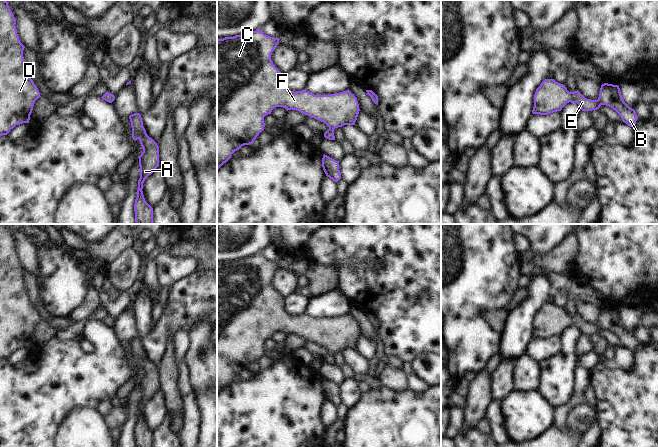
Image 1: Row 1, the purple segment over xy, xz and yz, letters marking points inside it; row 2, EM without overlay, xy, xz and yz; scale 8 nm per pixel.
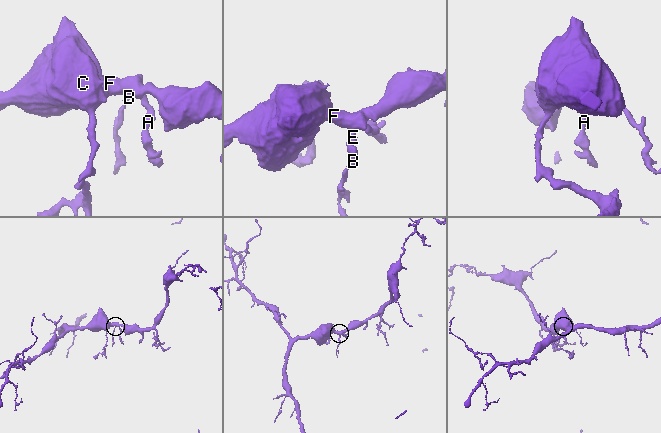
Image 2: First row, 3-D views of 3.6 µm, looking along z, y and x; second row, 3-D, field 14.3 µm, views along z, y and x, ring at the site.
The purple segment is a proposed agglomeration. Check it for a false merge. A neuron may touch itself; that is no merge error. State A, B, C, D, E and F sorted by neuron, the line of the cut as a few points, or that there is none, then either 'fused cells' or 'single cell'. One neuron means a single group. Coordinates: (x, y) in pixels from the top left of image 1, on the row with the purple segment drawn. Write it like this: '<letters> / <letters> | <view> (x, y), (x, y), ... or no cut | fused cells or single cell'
A B C D E F | no cut | single cell

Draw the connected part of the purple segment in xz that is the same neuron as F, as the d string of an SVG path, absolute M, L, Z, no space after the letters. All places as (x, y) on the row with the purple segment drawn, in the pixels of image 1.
M260 29L246 35L217 39L217 169L242 146L253 144L259 133L264 130L264 117L271 114L276 107L283 107L287 111L296 110L324 122L329 127L324 137L329 140L335 140L335 128L355 125L360 109L357 98L349 89L330 95L314 95L305 89L294 92L286 88L284 74L275 67L271 60L271 54L278 44L279 38L270 37Z

